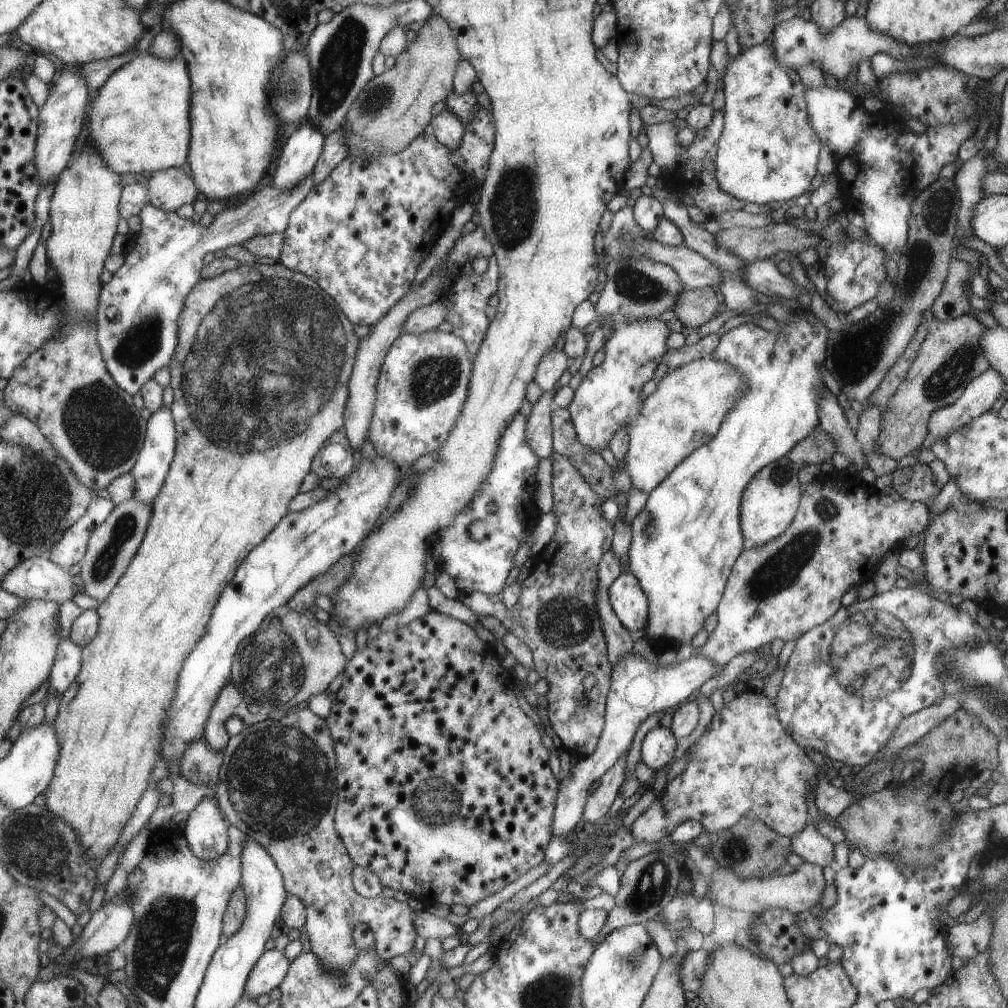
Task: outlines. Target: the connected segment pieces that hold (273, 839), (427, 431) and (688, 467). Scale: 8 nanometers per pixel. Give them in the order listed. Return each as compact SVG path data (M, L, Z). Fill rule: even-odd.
M299 702L297 706L294 706L288 717L283 718L281 721L273 719L264 719L259 722L246 721L242 730L235 735L229 737L229 740L222 748L223 763L220 765L218 772L217 786L214 788L214 798L217 800L218 807L225 816L229 826L238 828L247 839L254 840L257 844L260 844L274 859L274 863L281 870L282 879L284 880L286 894L296 896L301 903L305 905L305 927L304 932L307 933L310 951L318 957L323 969L329 971L335 971L336 969L345 969L354 962L356 958L357 948L354 945L353 939L353 926L357 923L365 923L373 932L375 944L373 949L377 956L382 961L389 961L393 956L399 954L406 955L413 948L413 940L417 933L414 929L414 916L416 912L413 911L405 901L397 901L391 897L391 906L385 906L385 897L377 895L376 897L365 898L355 892L352 885L352 870L354 863L351 860L349 853L346 851L345 845L342 843L342 839L338 836L337 830L334 828L334 812L338 804L338 787L335 783L337 779L337 760L334 752L334 739L330 735L329 726L326 724L326 719L315 716L314 712L311 712L307 708L307 702Z
M451 332L401 333L393 340L375 383L374 409L366 432L377 455L394 460L404 472L415 459L442 446L466 400L472 369L469 359L464 340Z
M803 310L800 317L793 313L793 322L783 326L783 332L775 334L775 332L764 331L756 324L745 323L740 324L725 332L723 336L719 337L715 350L712 350L707 357L715 360L727 361L727 364L733 365L742 376L742 393L744 394L737 403L731 407L730 412L724 417L723 424L719 427L717 434L709 443L705 443L699 447L697 451L691 452L686 459L683 459L657 487L648 492L648 497L643 506L643 509L632 519L632 537L630 545L627 549L626 562L629 572L635 575L637 582L645 595L648 602L648 617L644 628L643 637L650 640L677 640L679 644L689 644L689 640L693 638L695 632L699 632L699 628L703 626L703 620L717 612L717 602L722 598L721 592L726 588L727 580L729 580L730 572L741 552L741 492L747 486L747 483L753 478L755 474L762 470L766 464L773 462L779 457L786 456L786 452L790 451L795 444L799 442L809 432L813 431L818 426L818 402L822 394L827 391L827 388L821 382L818 364L823 363L823 357L826 352L826 340L829 338L831 332L816 319L811 311Z

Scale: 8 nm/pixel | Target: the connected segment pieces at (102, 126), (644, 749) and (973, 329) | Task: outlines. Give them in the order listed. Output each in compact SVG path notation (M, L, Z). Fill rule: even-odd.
M180 52L169 60L139 53L116 70L87 105L87 144L100 150L103 162L120 175L175 168L187 158L189 110L190 75Z
M655 725L647 731L640 744L640 760L656 771L671 760L675 752L675 740L670 729Z
M965 312L948 321L927 317L924 323L927 326L926 335L914 361L898 384L897 391L886 402L884 413L880 415L879 434L875 440L877 450L896 461L921 445L931 412L961 398L971 381L990 367L978 342L979 335L987 328L971 314Z

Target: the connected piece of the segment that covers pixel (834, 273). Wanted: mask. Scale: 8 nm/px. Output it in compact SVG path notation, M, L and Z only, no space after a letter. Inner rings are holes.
M847 238L845 242L832 243L827 256L818 259L817 264L822 267L827 277L826 294L833 299L835 308L846 314L853 307L875 296L877 286L881 284L885 275L883 262L887 260L887 254L871 244L863 244L857 240Z

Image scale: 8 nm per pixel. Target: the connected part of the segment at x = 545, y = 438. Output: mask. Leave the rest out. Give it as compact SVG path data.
M556 386L548 391L543 391L537 402L532 405L526 421L525 442L531 447L538 459L546 459L553 452L550 414L554 409L551 398L556 391Z

